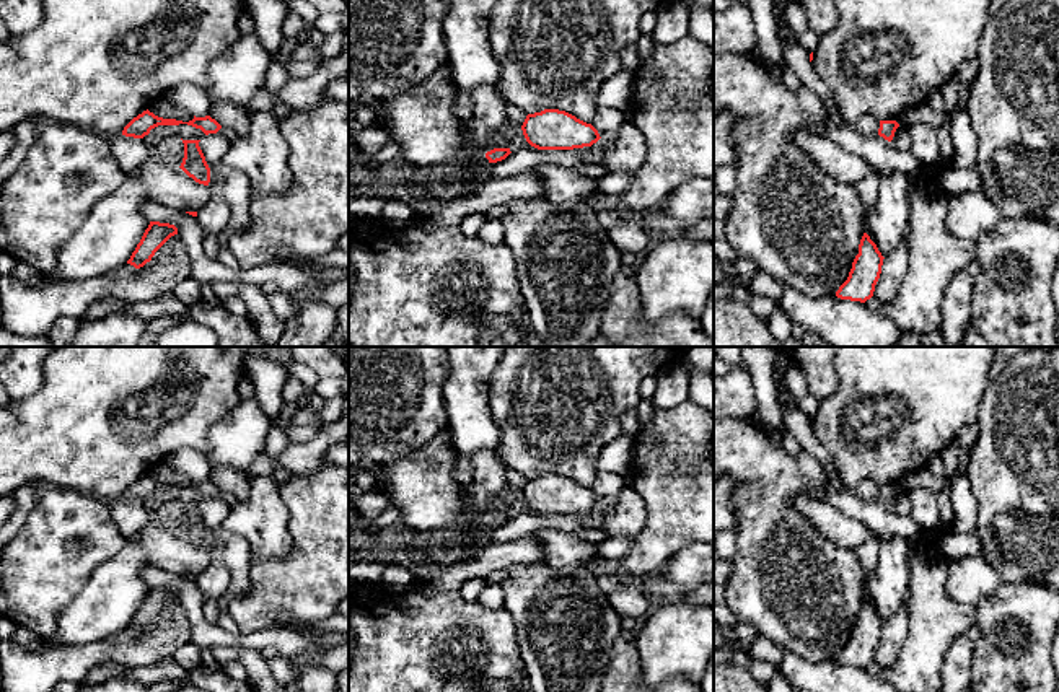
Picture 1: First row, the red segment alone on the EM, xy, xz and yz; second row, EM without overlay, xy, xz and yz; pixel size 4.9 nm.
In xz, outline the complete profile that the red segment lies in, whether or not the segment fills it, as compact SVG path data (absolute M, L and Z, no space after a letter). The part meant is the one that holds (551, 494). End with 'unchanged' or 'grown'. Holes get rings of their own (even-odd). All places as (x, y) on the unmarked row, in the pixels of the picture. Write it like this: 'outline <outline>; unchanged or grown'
outline M559 474L528 479L521 495L526 506L538 515L583 513L601 503L591 488Z; unchanged

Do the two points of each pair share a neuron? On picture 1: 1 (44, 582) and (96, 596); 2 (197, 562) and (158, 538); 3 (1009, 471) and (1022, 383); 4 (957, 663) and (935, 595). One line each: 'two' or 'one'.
1: two
2: one
3: one
4: two

